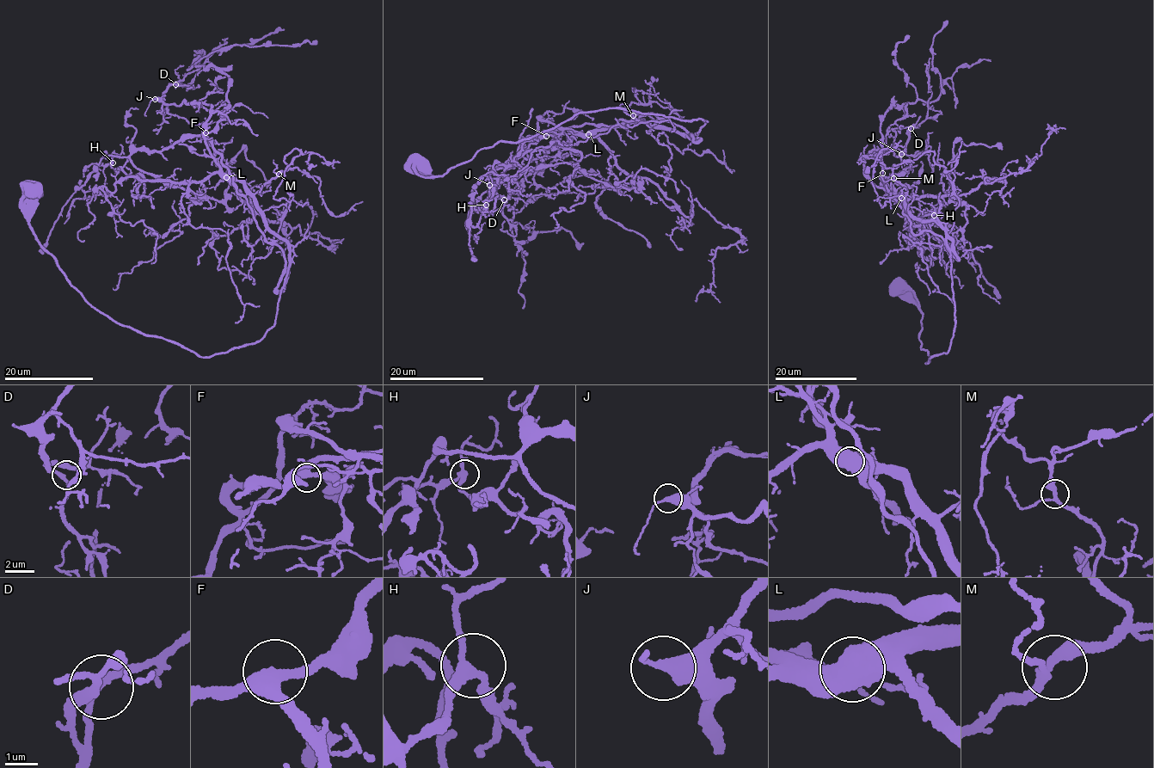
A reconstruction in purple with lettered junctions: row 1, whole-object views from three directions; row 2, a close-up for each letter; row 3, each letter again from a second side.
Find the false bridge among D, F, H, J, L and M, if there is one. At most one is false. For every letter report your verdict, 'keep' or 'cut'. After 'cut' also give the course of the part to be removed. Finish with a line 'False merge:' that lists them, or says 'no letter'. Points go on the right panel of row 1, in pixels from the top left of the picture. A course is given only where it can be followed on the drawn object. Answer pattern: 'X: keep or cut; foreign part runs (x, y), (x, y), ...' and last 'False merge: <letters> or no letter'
D: keep
F: keep
H: keep
J: keep
L: keep
M: keep
False merge: no letter

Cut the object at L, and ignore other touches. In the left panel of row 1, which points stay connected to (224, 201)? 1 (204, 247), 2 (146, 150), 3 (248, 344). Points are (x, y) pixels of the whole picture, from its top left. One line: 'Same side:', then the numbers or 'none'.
Same side: 1, 2, 3

